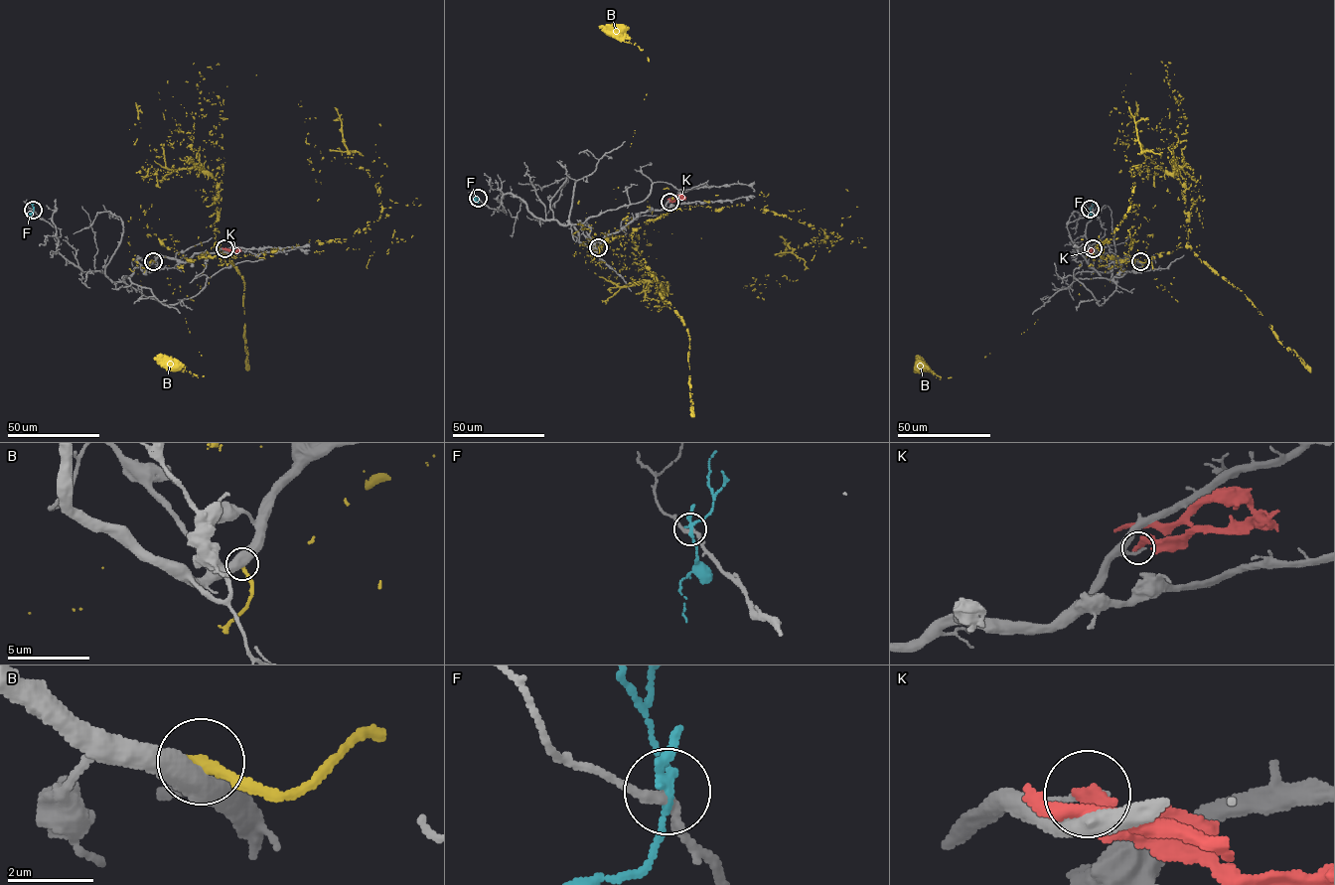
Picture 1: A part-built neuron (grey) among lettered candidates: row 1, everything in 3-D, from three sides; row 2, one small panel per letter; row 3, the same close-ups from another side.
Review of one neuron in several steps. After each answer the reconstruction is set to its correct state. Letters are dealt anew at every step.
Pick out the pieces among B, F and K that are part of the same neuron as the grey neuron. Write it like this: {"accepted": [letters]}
{"accepted": []}

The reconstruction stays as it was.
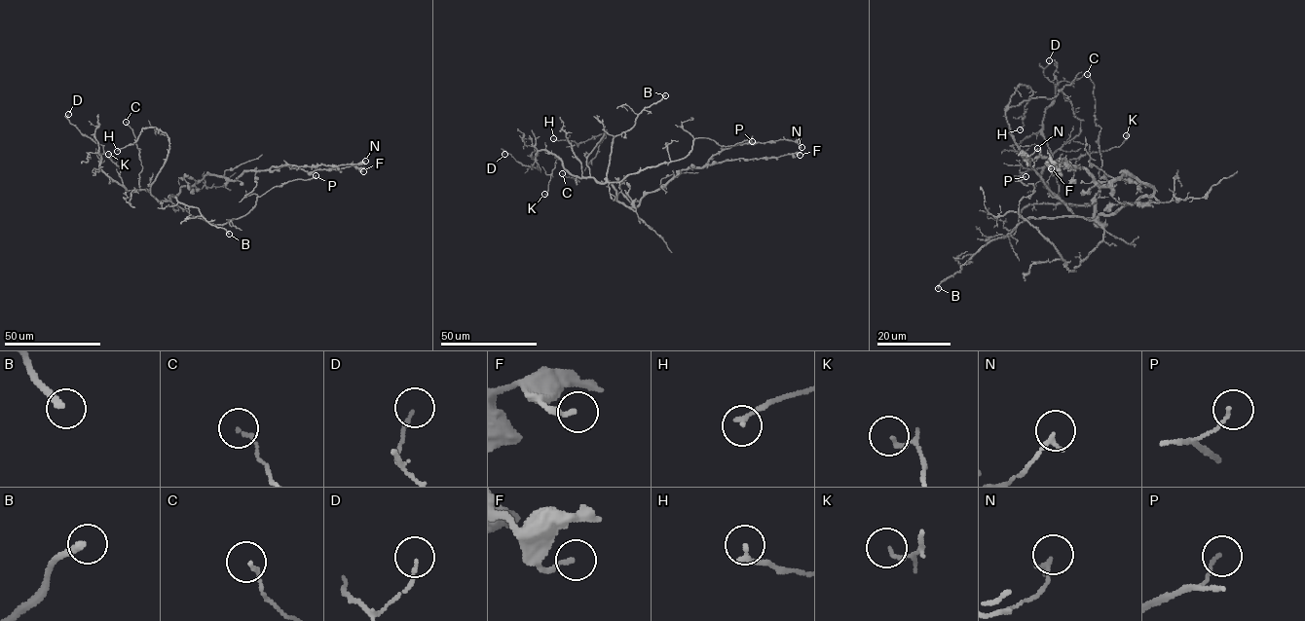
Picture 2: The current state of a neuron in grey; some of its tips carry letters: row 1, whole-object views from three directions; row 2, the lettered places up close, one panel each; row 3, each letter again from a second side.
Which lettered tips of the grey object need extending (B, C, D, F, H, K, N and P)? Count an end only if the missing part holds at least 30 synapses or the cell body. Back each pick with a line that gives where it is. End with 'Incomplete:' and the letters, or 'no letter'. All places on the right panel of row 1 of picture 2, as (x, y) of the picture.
B: at (938, 288)
Incomplete: B

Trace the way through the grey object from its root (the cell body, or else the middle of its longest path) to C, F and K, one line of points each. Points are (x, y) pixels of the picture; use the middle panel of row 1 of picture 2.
C: (616, 200), (616, 192), (606, 180), (598, 183), (593, 178), (577, 177), (576, 180), (578, 181), (562, 173)
F: (616, 200), (633, 208), (645, 195), (661, 189), (689, 167), (740, 158), (800, 155)
K: (616, 200), (609, 182), (598, 183), (593, 178), (572, 175), (555, 155), (544, 194)

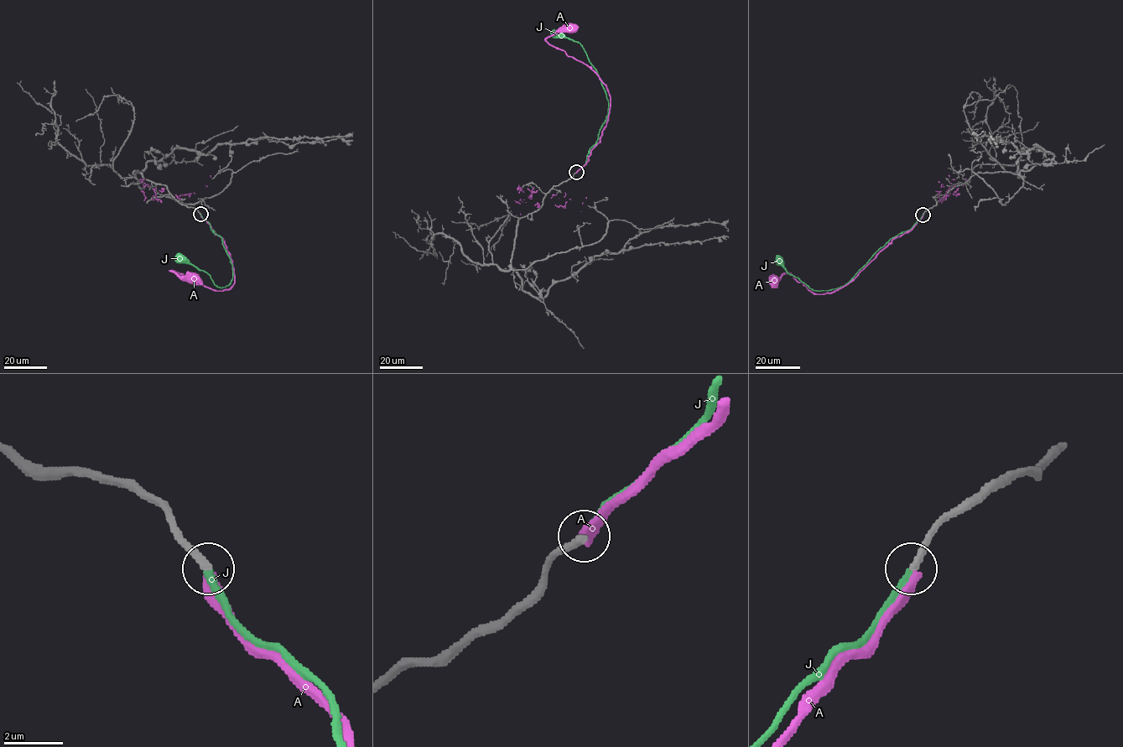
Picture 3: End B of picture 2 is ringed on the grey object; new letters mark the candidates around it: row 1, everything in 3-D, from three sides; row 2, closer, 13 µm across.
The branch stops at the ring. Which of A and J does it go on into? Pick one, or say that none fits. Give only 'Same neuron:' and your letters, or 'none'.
Same neuron: J

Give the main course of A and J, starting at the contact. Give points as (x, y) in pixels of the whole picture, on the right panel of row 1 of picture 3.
A: (922, 215), (910, 230), (895, 237), (856, 276), (831, 292), (815, 293), (786, 273), (777, 280), (774, 280)
J: (922, 215), (910, 229), (898, 234), (878, 250), (843, 285), (827, 290), (812, 290), (788, 273), (779, 261)

